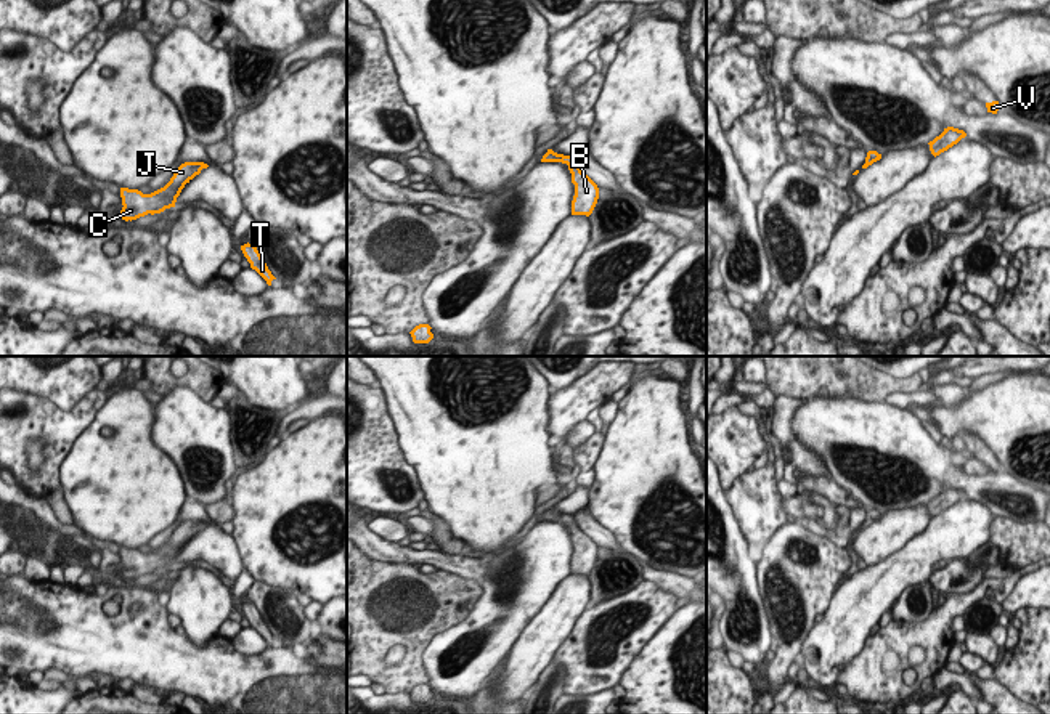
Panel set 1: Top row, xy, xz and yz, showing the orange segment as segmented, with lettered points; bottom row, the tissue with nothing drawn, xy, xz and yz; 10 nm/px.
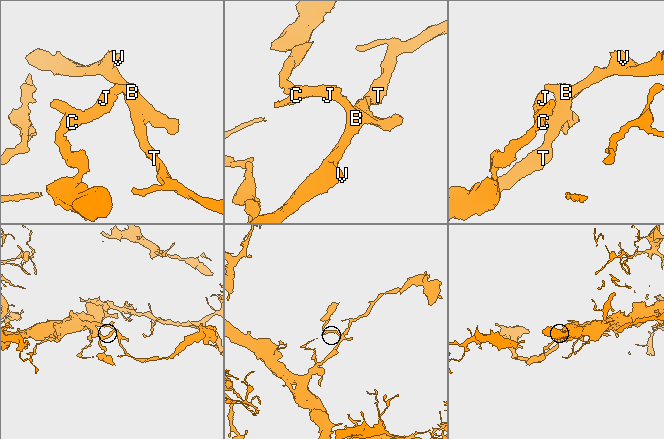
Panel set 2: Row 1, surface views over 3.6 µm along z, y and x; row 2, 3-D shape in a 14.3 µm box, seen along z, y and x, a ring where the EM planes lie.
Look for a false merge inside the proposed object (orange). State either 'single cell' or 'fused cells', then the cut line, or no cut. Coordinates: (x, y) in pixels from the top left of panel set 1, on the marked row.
single cell; cut none

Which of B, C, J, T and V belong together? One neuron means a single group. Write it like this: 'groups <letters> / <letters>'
groups B C J T V

